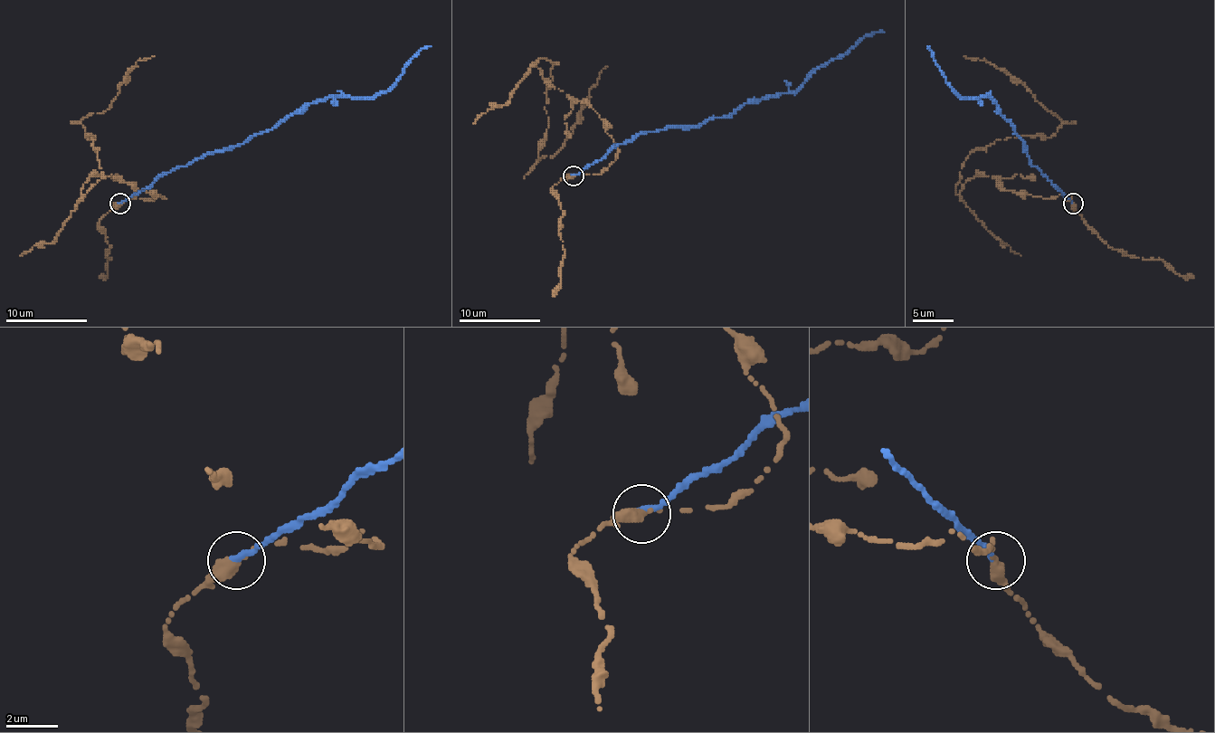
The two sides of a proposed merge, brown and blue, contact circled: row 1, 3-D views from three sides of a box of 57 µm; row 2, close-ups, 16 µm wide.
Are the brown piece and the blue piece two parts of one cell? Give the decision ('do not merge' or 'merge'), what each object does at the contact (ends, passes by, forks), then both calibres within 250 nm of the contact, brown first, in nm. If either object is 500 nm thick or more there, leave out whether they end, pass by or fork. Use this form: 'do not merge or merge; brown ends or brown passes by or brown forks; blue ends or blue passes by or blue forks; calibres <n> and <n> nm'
do not merge; brown ends; blue ends; calibres 480 and 240 nm

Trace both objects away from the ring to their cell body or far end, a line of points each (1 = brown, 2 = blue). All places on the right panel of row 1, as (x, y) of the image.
1: (1074, 203), (992, 176), (958, 195), (976, 149), (1051, 138), (1061, 121), (963, 56)
2: (1071, 203), (1030, 164), (1025, 144), (991, 97), (966, 97), (955, 90), (935, 62), (929, 46)

